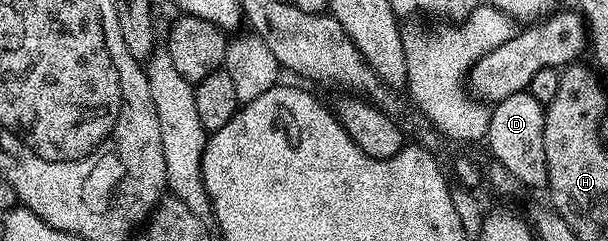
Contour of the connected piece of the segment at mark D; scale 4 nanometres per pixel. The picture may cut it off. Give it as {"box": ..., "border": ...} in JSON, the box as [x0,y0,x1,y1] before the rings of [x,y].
{"box":[487,90,548,187],"border":[[[528,90],[515,92],[507,100],[499,100],[489,111],[489,130],[487,143],[494,154],[496,165],[507,168],[514,183],[525,186],[548,187],[547,152],[543,152],[543,124],[545,107],[531,96]]]}

